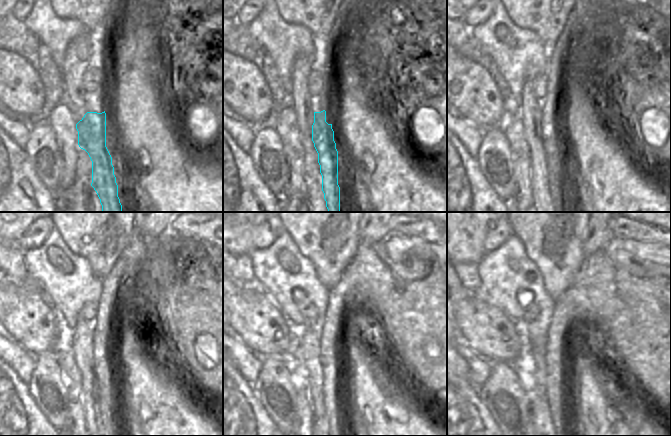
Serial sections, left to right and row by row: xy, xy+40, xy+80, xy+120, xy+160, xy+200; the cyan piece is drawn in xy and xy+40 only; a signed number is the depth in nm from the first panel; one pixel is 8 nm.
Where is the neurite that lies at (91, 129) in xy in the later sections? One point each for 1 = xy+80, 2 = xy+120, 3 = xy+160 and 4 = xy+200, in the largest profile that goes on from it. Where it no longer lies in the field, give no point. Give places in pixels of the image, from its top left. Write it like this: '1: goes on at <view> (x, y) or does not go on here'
1: goes on at xy+80 (552, 149)
2: goes on at xy+120 (105, 372)
3: goes on at xy+160 (331, 373)
4: goes on at xy+200 (556, 404)

